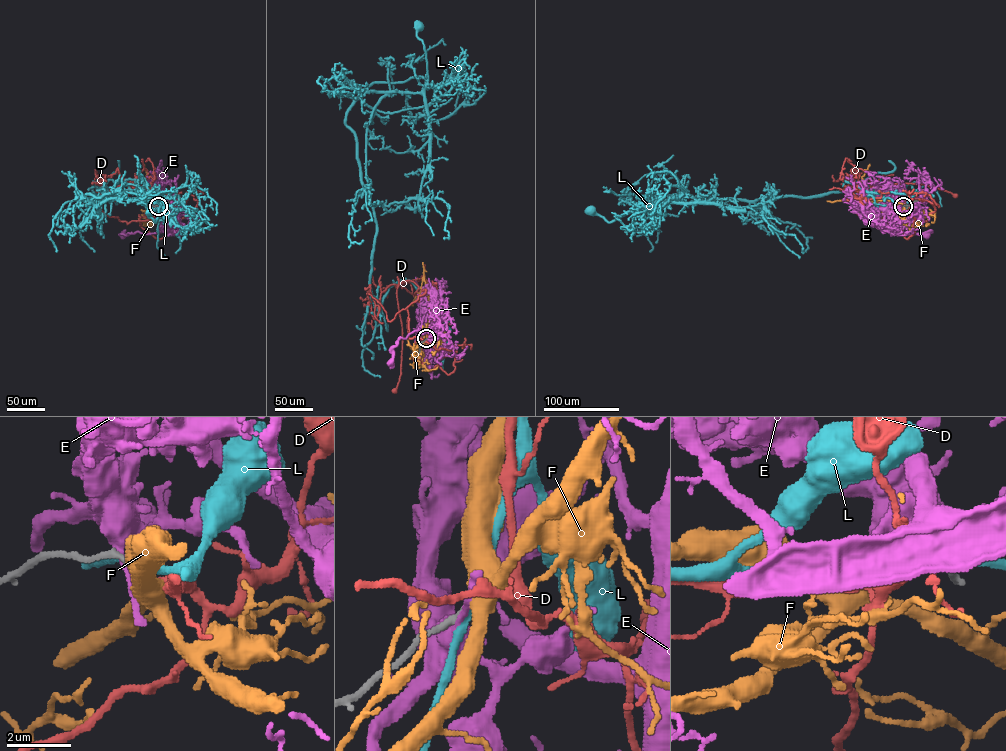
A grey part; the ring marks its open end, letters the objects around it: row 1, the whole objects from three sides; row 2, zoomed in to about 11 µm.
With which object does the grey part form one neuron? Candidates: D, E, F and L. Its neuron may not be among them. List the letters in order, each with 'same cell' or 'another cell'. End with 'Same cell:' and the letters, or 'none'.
D: same cell
E: another cell
F: another cell
L: another cell
Same cell: D

